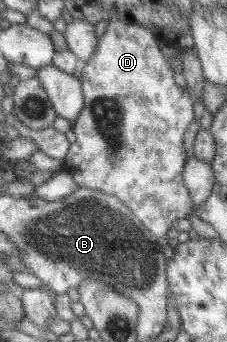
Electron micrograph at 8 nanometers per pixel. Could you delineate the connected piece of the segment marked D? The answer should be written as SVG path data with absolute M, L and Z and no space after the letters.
M112 19L109 22L96 54L81 71L86 102L78 120L72 123L76 142L69 145L64 160L64 169L74 177L79 188L95 189L123 201L157 241L167 235L173 221L197 213L184 175L189 159L185 152L185 133L195 121L195 103L191 92L175 83L174 70L161 51L160 42L154 30L134 21Z

